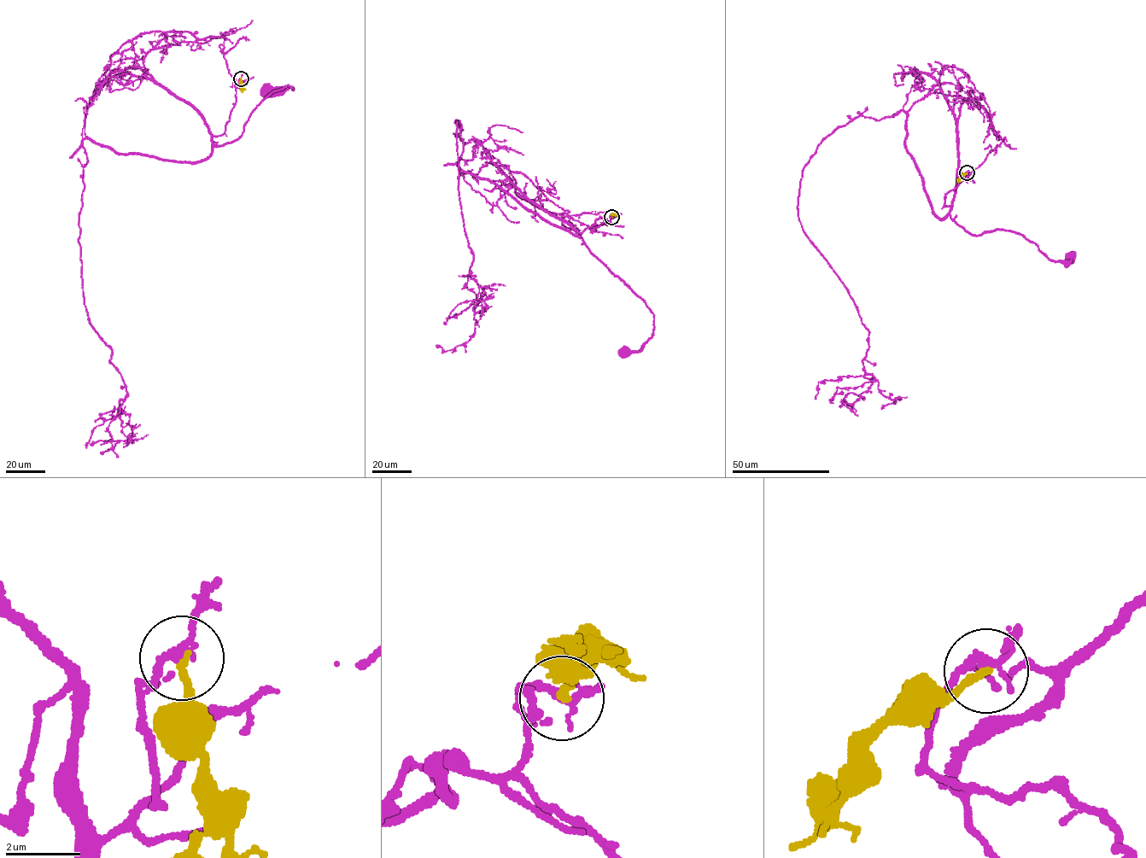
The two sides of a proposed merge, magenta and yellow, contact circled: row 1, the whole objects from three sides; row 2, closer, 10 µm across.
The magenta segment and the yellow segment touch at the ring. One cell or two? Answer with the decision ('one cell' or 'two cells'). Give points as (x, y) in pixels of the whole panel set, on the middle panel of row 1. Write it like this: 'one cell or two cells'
two cells

